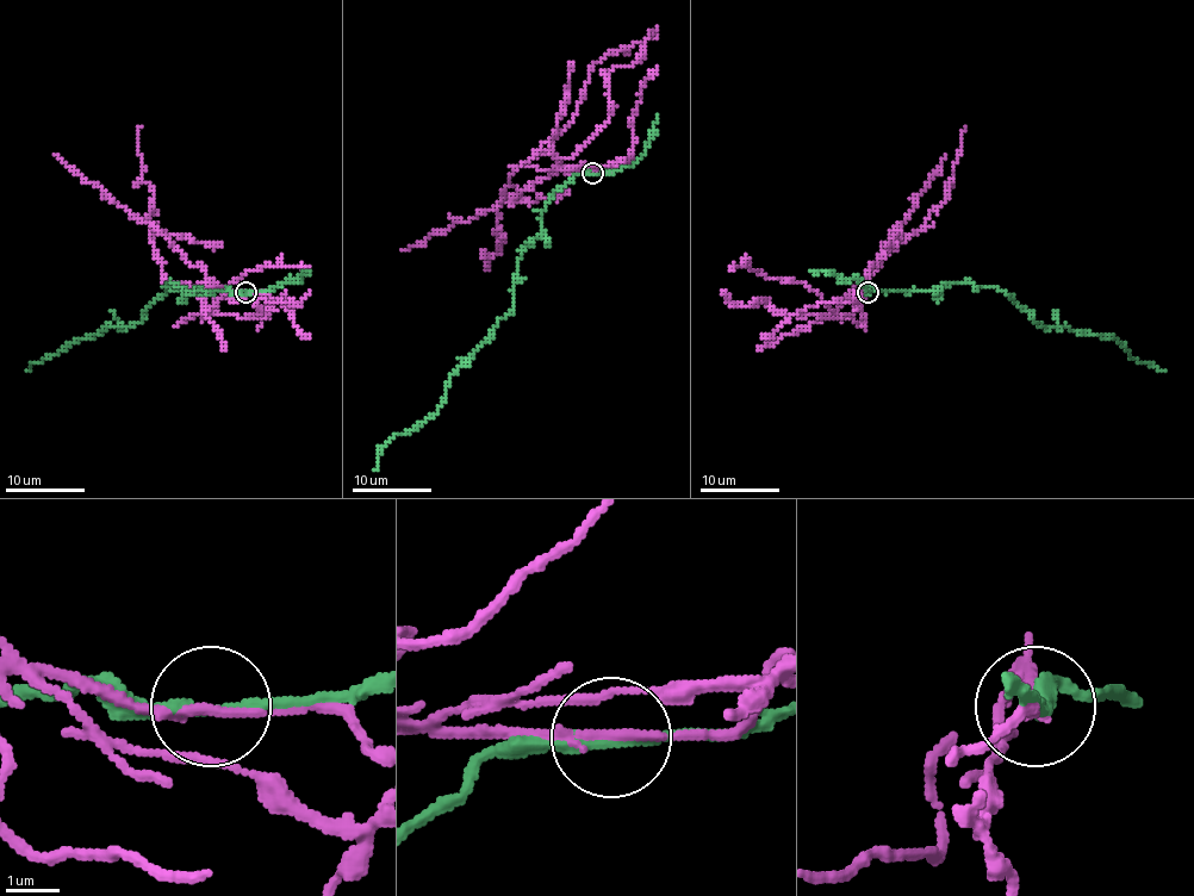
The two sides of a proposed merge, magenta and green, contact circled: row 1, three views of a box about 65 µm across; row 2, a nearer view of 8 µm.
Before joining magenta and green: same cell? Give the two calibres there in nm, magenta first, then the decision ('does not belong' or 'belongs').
180 nm thick on the magenta side, 200 nm on the other; does not belong

